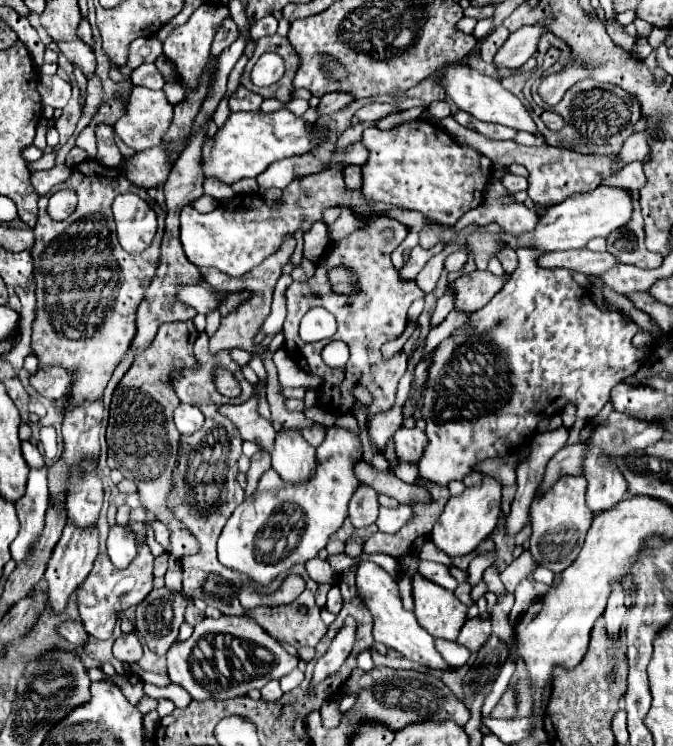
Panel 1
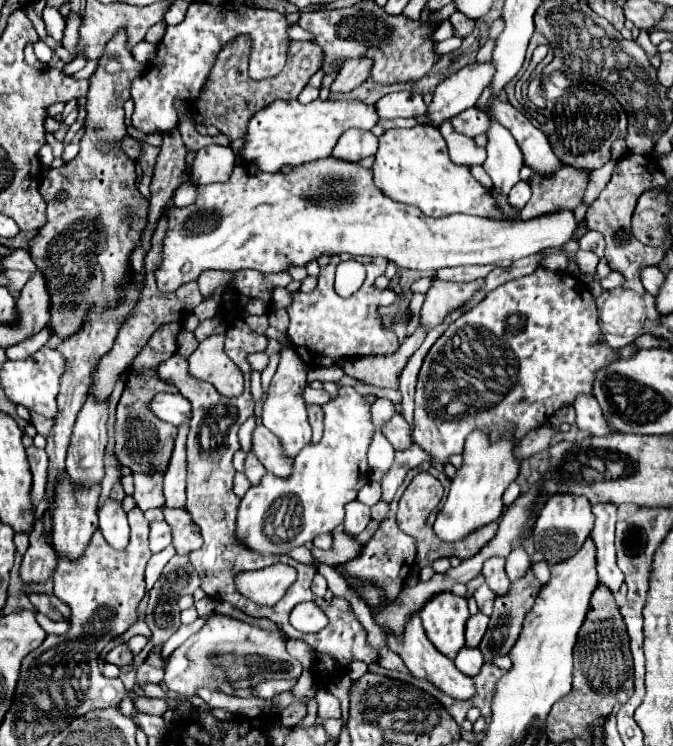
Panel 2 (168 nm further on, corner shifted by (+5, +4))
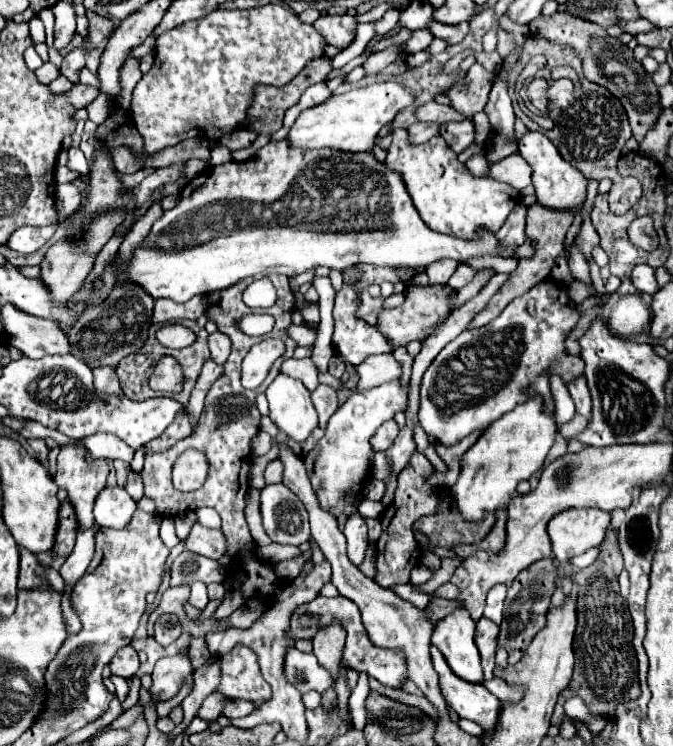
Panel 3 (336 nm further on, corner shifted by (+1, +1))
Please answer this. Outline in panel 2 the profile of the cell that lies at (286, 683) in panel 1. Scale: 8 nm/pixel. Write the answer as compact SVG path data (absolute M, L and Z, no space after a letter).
M261 681L257 687L253 687L253 695L257 699L273 699L275 695L283 693L283 691L291 691L291 687L295 685L289 681Z

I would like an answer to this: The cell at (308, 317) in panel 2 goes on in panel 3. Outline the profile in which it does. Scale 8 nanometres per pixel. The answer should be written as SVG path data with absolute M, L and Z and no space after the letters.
M357 266L345 268L343 270L343 286L335 294L335 308L333 308L333 318L335 318L335 330L333 330L333 348L347 360L347 362L363 362L371 354L383 354L391 352L389 340L377 330L377 326L367 324L357 316L359 310L359 292L355 288L357 280L361 278L361 270Z

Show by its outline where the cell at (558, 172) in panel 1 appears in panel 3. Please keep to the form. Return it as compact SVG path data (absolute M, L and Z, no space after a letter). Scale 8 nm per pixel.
M535 202L535 204L529 206L529 210L527 210L527 230L525 230L525 234L527 234L529 238L537 240L535 256L533 256L533 258L527 258L527 260L519 260L519 266L517 266L515 272L511 272L507 284L499 290L499 294L495 294L495 296L491 298L489 306L487 306L481 314L477 314L477 318L469 324L469 328L479 328L479 326L485 326L485 324L493 322L493 320L501 314L501 310L503 310L513 298L525 294L525 292L531 290L535 284L539 284L539 282L543 282L545 278L549 278L551 268L553 268L553 264L555 264L555 258L563 252L565 234L567 234L567 230L569 230L571 224L573 224L573 214L571 214L571 210L547 210L547 208L541 206L539 202Z

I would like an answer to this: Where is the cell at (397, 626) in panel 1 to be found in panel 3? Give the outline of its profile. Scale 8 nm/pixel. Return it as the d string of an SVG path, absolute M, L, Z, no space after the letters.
M431 646L431 658L439 674L439 688L447 706L455 710L459 718L473 720L481 724L485 730L495 728L499 720L501 702L497 702L497 698L493 698L493 694L485 690L483 684L465 682L463 678L453 674L443 654L435 646Z

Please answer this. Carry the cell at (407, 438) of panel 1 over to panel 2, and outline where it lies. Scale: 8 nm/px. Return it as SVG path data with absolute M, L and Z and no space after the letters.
M395 413L383 427L381 427L383 435L387 437L387 441L393 445L393 449L407 449L413 439L411 439L411 433L409 433L409 425L405 423L405 419Z

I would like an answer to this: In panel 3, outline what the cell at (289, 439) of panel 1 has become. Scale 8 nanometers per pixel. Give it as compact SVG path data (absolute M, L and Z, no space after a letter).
M279 374L267 388L269 418L291 440L305 442L317 426L317 412L303 382Z

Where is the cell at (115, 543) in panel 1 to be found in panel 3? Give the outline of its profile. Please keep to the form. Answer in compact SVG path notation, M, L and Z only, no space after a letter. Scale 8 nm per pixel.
M119 486L105 488L95 500L95 522L103 528L121 530L131 522L133 512L137 510L135 500Z

